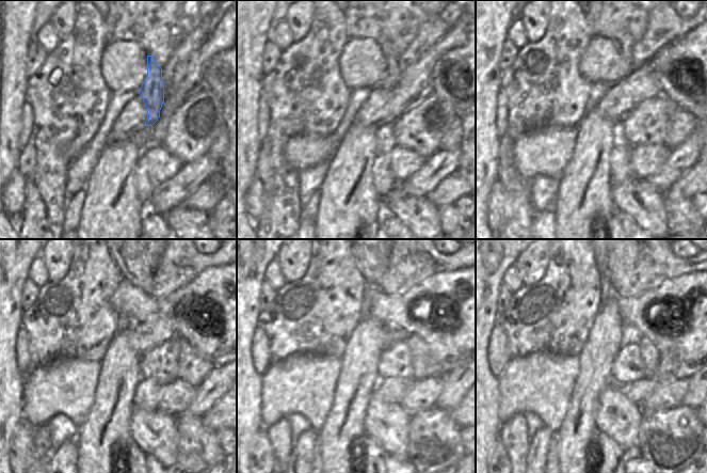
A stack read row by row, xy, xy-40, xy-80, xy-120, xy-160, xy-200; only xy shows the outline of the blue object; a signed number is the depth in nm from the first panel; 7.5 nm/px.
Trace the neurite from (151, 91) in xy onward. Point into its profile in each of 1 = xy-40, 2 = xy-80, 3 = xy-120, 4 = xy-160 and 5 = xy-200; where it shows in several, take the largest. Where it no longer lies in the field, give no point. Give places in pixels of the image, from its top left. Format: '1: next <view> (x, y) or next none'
1: next xy-40 (394, 72)
2: next xy-80 (624, 42)
3: next xy-120 (137, 261)
4: next xy-160 (373, 261)
5: next xy-200 (601, 261)

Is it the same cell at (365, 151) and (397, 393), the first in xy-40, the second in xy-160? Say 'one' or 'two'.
two

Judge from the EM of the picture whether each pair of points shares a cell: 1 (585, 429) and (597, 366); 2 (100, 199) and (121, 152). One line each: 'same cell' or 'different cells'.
1: same cell
2: same cell

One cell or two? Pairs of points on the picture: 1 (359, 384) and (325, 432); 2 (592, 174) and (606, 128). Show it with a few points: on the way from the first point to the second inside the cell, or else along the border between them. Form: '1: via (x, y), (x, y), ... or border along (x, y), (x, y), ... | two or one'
1: via (351, 396), (346, 412), (337, 421) | one
2: via (592, 162), (592, 150), (595, 140) | one

